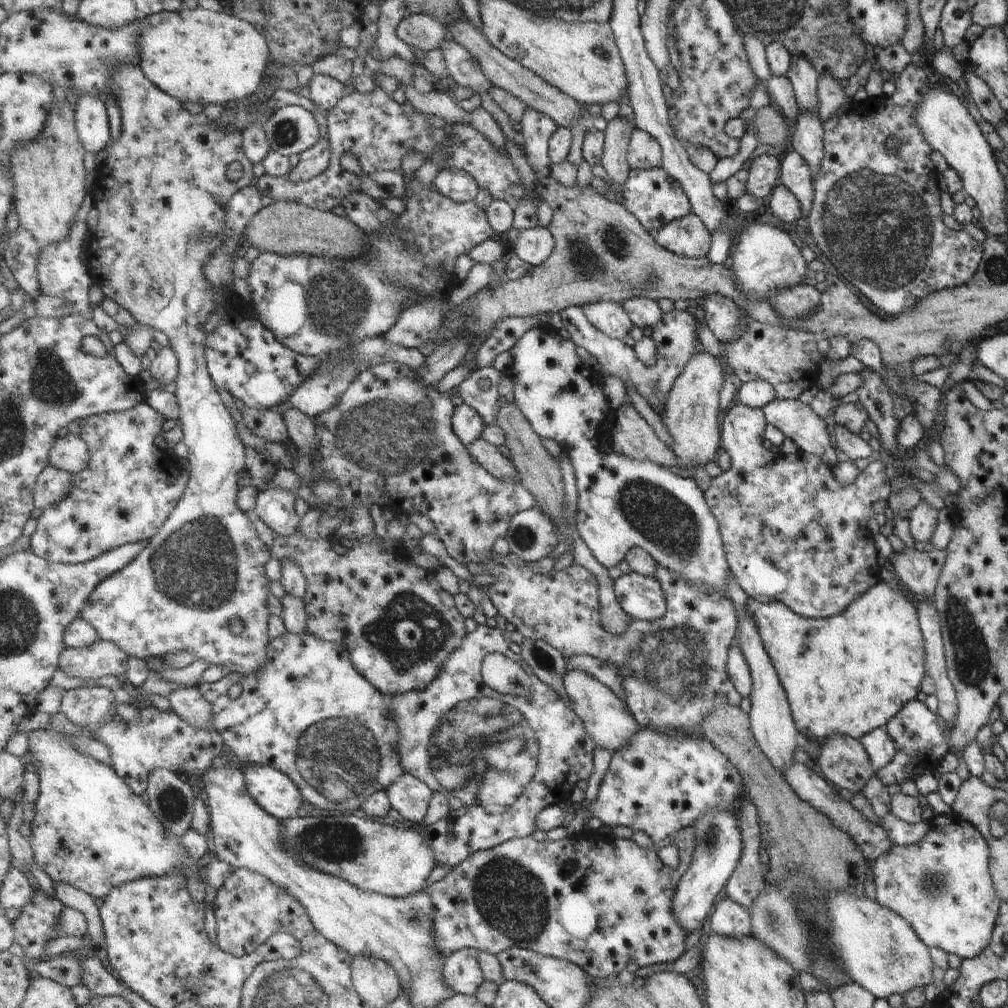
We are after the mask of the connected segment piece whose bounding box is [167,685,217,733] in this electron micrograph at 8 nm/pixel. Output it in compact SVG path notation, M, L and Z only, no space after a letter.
M197 686L177 689L169 694L167 700L171 704L171 710L175 711L186 723L205 732L216 732L213 705Z

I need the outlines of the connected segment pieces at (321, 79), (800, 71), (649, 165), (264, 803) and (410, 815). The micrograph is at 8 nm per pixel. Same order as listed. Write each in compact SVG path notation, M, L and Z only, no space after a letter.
M316 74L309 83L310 99L318 109L329 112L333 110L338 102L347 94L345 86L336 78Z
M790 57L784 76L790 80L799 111L816 112L818 109L816 97L818 74L813 70L809 61L806 61L805 57Z
M635 128L628 150L628 161L632 168L649 170L661 167L663 156L660 142L648 132Z
M251 765L244 769L249 794L271 816L290 819L303 806L304 798L296 782L269 765Z
M407 772L387 790L392 808L397 810L403 819L424 825L433 793L434 790L425 781Z

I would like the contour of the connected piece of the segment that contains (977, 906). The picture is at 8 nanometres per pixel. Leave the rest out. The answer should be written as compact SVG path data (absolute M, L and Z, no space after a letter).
M935 814L927 824L930 827L921 840L908 845L893 844L871 862L870 880L875 888L875 901L906 920L927 948L935 946L961 959L973 958L990 943L1000 903L988 873L987 843L976 828L957 814Z

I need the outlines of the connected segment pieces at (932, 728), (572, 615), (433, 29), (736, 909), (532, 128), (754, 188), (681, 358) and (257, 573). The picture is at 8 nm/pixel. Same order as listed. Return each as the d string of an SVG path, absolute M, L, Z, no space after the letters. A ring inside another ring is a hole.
M917 699L910 700L882 727L893 741L896 751L889 764L874 772L881 784L899 785L900 782L913 780L919 774L936 774L935 768L937 764L941 765L941 758L948 752L948 746L945 744L943 732L935 722L935 713L929 711L924 703L920 703Z
M495 554L488 563L481 563L485 574L498 578L488 586L493 607L525 638L546 640L568 660L579 655L582 659L616 662L626 678L624 702L641 727L691 733L714 708L739 706L742 696L733 688L725 668L737 624L729 599L690 585L658 564L656 578L668 599L667 614L646 625L635 619L622 637L616 637L601 624L598 580L584 565L573 563L562 571L540 575L527 564L517 556L509 560Z
M415 13L399 23L396 33L403 42L427 53L442 48L447 29L446 24L429 13Z
M725 897L717 902L713 912L709 912L709 926L710 930L718 935L738 939L749 935L750 916L747 909Z
M528 106L520 125L524 138L523 148L525 148L528 161L537 174L546 173L552 162L550 140L559 127L558 124L545 113L540 113L536 108Z
M769 154L755 157L750 162L750 168L745 181L745 194L751 194L761 202L777 184L779 158Z
M695 305L684 310L673 309L671 312L664 312L661 320L651 327L651 337L655 340L657 350L659 350L659 360L652 367L648 367L638 359L633 347L629 347L621 340L607 336L602 330L599 330L587 318L585 311L580 306L566 308L560 312L560 316L562 326L570 334L572 341L577 346L583 346L596 357L604 373L603 378L614 377L622 382L630 381L636 392L644 397L653 409L665 404L675 381L683 374L689 359L702 348L695 335L700 318Z
M133 63L115 65L110 72L109 83L122 110L124 127L121 131L121 136L112 139L108 144L108 149L104 152L106 157L102 160L103 164L101 162L103 170L101 170L99 186L91 193L95 196L96 208L100 215L98 216L97 230L92 233L86 248L87 260L89 262L88 268L94 280L94 285L102 290L104 296L111 298L119 306L126 309L137 322L162 331L169 338L169 344L177 353L180 365L176 380L175 396L180 408L179 420L181 420L181 429L184 433L183 441L189 448L187 460L190 463L190 479L184 498L180 500L176 510L168 518L168 522L148 541L147 548L144 548L144 551L130 565L127 565L122 571L116 572L95 588L92 595L86 600L85 606L80 610L79 618L86 620L95 628L101 641L117 643L129 656L145 661L149 656L160 658L160 656L169 654L169 652L187 651L195 655L196 659L204 660L209 665L224 664L230 669L231 673L258 673L261 665L265 662L268 646L272 639L269 628L272 612L268 605L269 586L271 586L272 580L268 577L266 566L273 556L264 540L261 540L256 526L247 518L247 514L237 504L241 475L246 465L246 448L241 440L237 423L233 420L233 416L229 414L229 409L225 407L219 392L217 392L217 388L215 388L216 384L212 379L212 374L209 372L208 358L205 354L206 342L208 340L205 324L209 322L211 314L218 307L218 294L214 289L214 284L206 275L206 265L212 260L213 255L217 251L221 251L224 248L224 243L226 242L226 207L234 194L237 194L242 188L249 186L255 180L255 176L253 176L254 162L249 160L249 157L245 154L243 134L239 131L230 131L229 127L222 127L217 121L209 120L204 113L190 113L184 107L184 103L177 100L177 97L171 96L168 92L153 84L153 81L149 80L148 76L145 76L141 66L134 65ZM233 162L240 162L244 168L243 177L235 182L227 178L227 170L229 170L229 166ZM233 618L240 618L245 624L243 632L238 636L231 634L229 628L227 628L227 624Z

